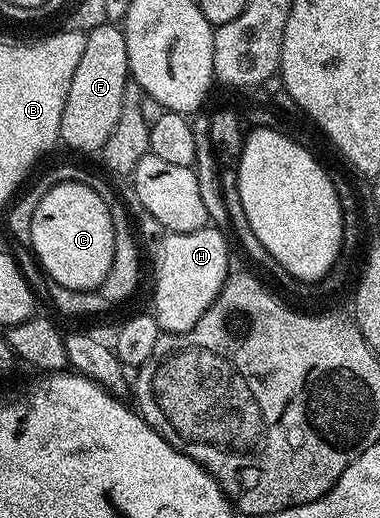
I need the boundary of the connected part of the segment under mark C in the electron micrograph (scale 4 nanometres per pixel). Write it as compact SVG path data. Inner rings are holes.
M63 182L48 188L31 222L28 246L37 254L48 278L69 289L96 291L113 260L111 213L88 182Z

